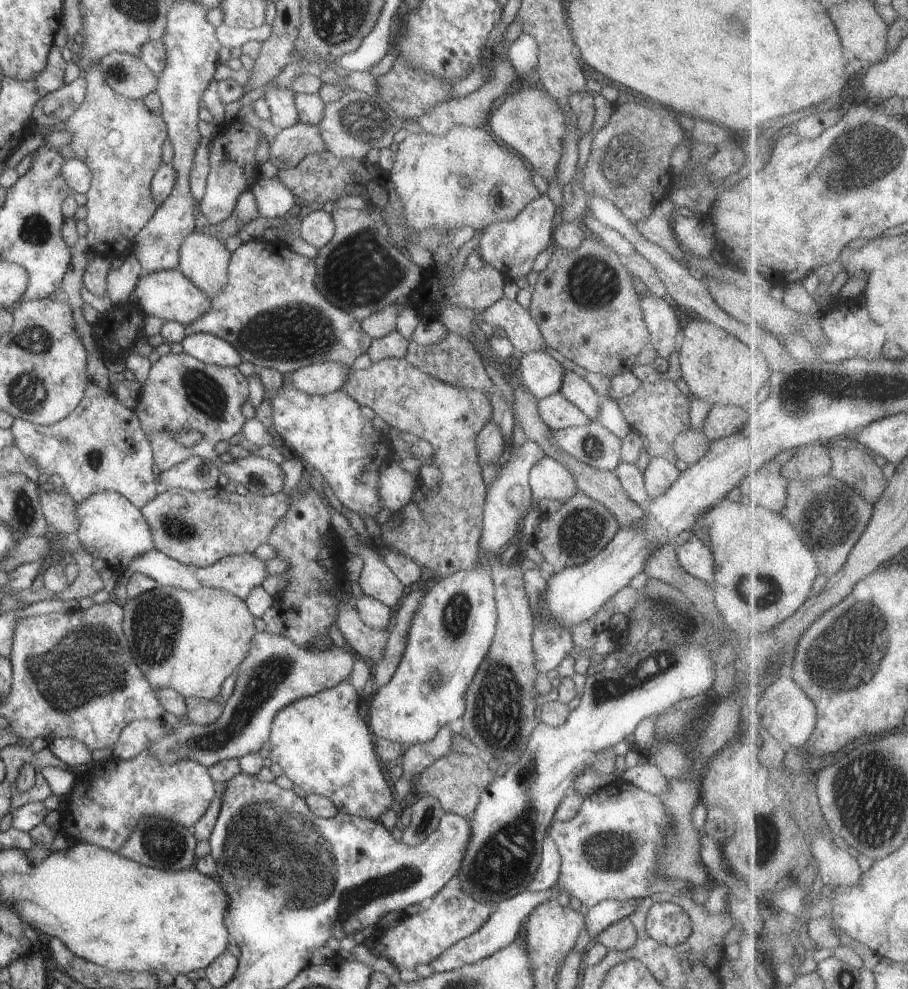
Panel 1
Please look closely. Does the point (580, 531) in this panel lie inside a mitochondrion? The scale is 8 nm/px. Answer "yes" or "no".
yes

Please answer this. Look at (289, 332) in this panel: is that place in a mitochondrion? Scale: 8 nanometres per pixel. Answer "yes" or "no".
yes

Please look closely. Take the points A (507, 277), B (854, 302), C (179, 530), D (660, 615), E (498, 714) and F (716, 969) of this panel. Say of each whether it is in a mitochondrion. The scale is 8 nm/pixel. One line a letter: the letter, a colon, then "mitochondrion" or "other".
A: other
B: other
C: mitochondrion
D: mitochondrion
E: mitochondrion
F: other

